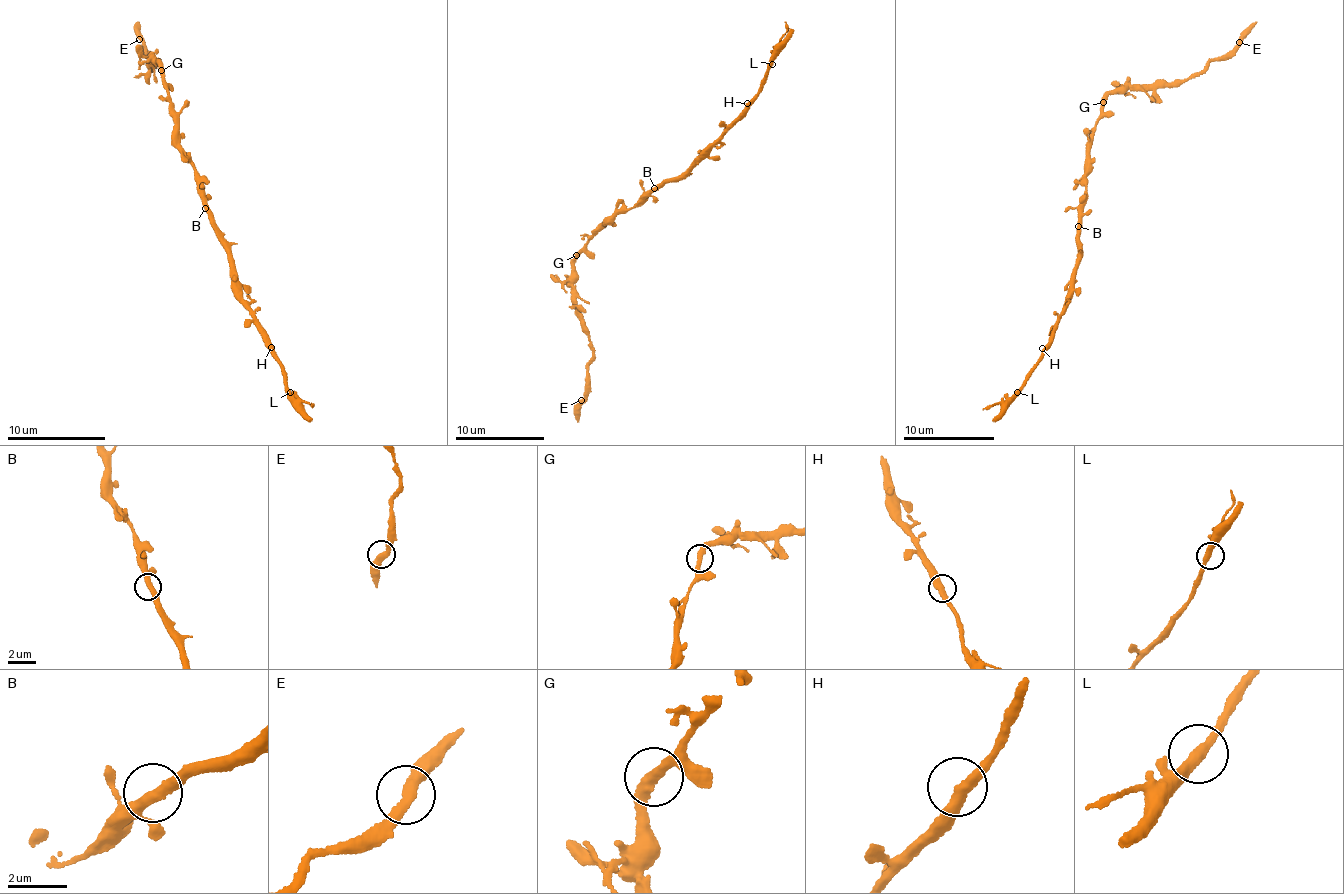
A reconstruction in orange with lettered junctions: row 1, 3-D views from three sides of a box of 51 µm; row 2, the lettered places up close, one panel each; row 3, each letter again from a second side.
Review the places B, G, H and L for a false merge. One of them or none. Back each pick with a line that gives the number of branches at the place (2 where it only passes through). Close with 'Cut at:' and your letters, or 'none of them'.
Cut at: none of them

